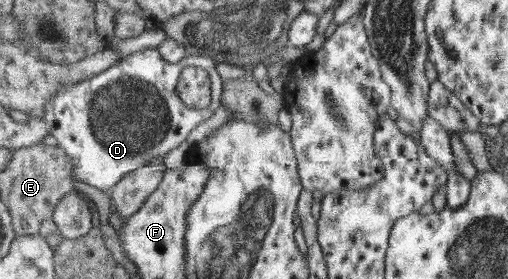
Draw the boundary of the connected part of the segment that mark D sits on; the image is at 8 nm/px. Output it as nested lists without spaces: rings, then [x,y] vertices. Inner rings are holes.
[[[159,48],[145,49],[121,59],[119,63],[113,64],[91,79],[84,79],[75,85],[64,85],[60,91],[55,91],[56,95],[46,103],[44,119],[51,129],[51,136],[73,158],[78,180],[110,194],[127,173],[147,167],[153,161],[165,159],[169,151],[177,149],[183,141],[186,141],[197,125],[211,119],[219,109],[219,105],[223,104],[224,89],[226,83],[221,79],[213,58],[201,55],[187,56],[175,63],[168,62]],[[189,66],[199,66],[210,73],[213,96],[212,104],[207,109],[197,109],[187,105],[177,93],[176,87],[182,71]]]

